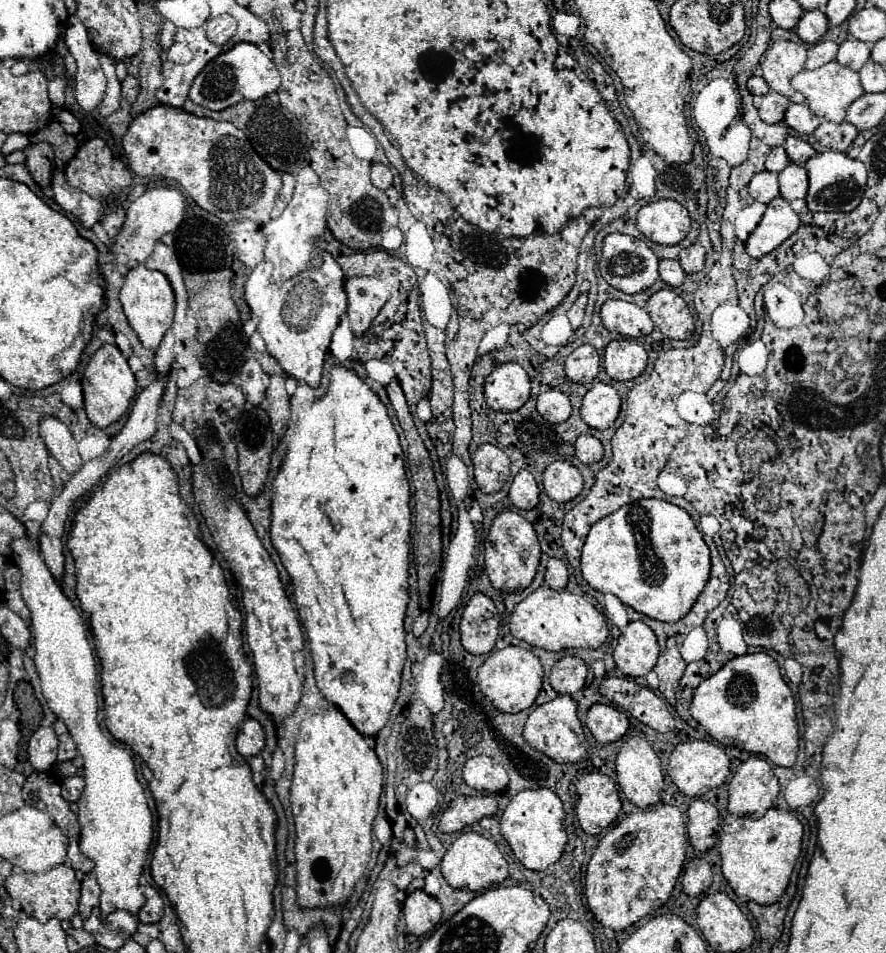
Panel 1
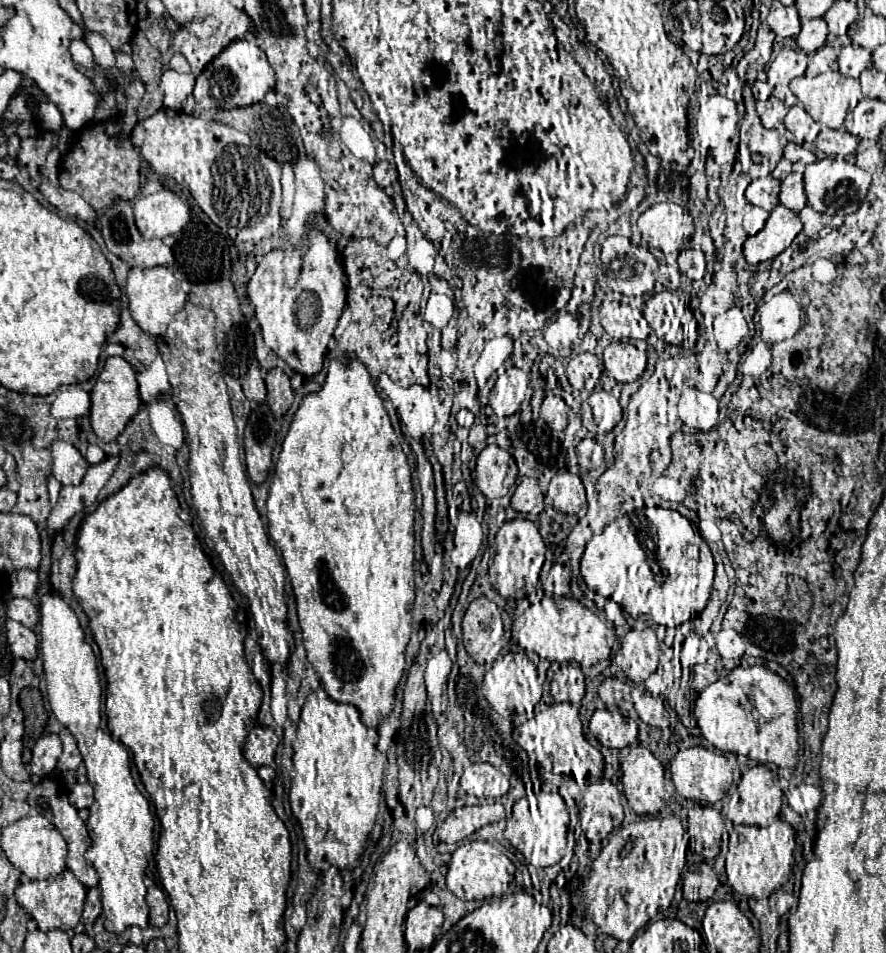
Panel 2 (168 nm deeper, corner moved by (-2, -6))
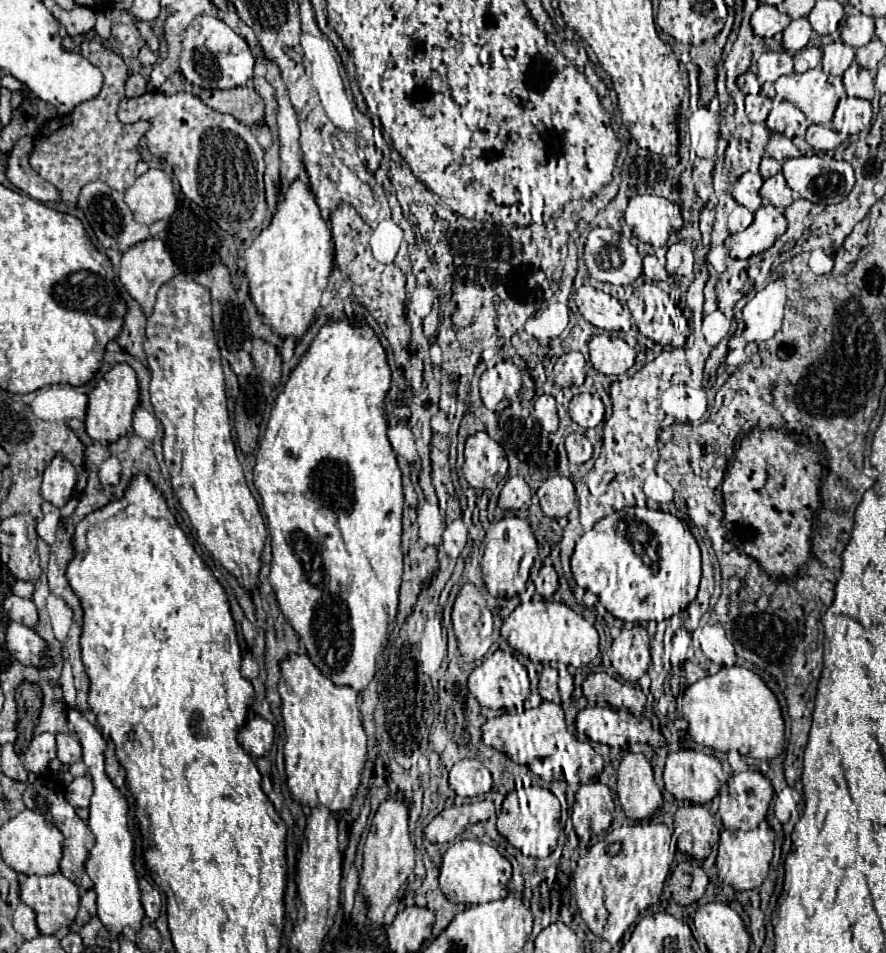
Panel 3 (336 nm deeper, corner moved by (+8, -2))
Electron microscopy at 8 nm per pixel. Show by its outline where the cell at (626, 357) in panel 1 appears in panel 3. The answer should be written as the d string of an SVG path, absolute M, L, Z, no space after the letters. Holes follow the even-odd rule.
M597 334L589 342L589 358L597 372L607 376L625 374L633 362L637 352L621 338L613 334Z

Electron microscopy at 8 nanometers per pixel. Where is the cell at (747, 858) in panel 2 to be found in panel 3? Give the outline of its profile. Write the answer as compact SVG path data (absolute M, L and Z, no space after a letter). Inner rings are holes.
M767 822L759 824L755 830L749 832L721 830L721 842L717 854L717 870L721 880L735 890L753 890L761 886L765 876L769 874L773 858L773 840L775 840L775 830Z

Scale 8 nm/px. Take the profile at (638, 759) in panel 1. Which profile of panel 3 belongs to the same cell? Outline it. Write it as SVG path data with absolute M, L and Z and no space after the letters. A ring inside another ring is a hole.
M629 752L617 768L617 796L627 818L651 818L663 804L653 768L643 754Z

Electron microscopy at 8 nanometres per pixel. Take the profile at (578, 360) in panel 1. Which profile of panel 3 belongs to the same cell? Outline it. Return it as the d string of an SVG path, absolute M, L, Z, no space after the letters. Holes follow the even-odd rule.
M567 352L555 362L555 382L559 386L581 386L585 381L585 358L581 352Z

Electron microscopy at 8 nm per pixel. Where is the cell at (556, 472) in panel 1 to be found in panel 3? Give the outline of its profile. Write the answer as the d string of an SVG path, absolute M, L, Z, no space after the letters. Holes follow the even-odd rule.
M565 476L547 478L537 490L541 510L549 518L563 518L575 506L575 488L573 482Z

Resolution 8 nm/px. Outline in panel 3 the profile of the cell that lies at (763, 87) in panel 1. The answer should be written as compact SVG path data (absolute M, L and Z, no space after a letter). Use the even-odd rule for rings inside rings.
M750 71L738 77L737 86L746 95L756 95L761 89L757 77Z

